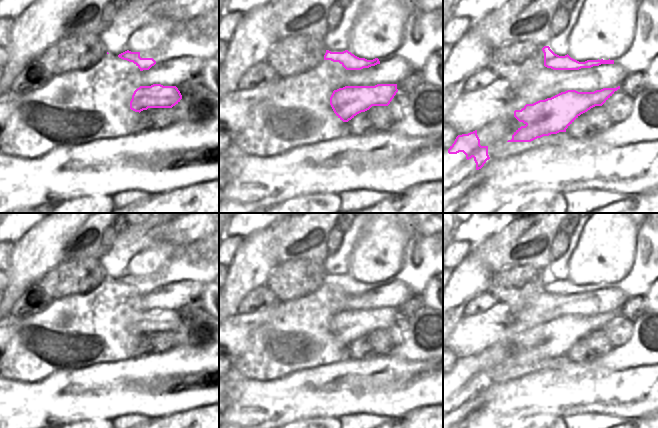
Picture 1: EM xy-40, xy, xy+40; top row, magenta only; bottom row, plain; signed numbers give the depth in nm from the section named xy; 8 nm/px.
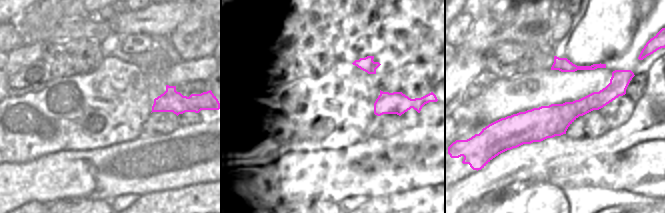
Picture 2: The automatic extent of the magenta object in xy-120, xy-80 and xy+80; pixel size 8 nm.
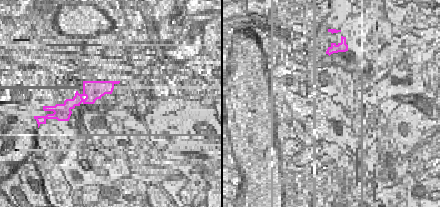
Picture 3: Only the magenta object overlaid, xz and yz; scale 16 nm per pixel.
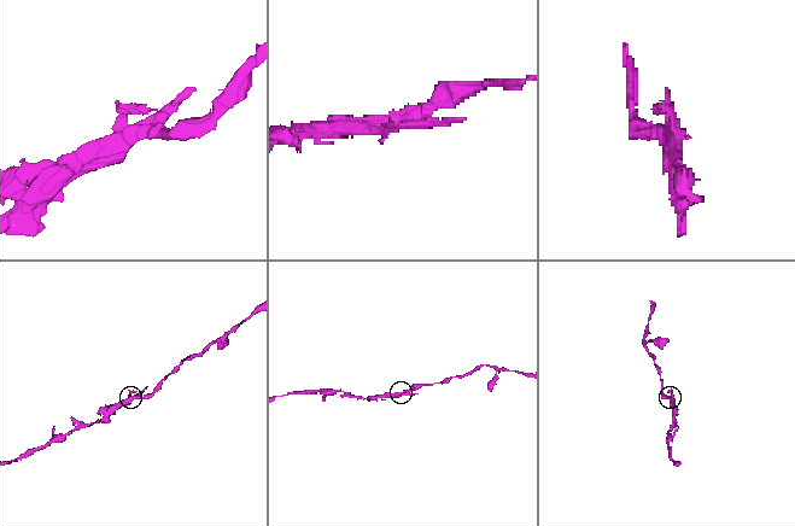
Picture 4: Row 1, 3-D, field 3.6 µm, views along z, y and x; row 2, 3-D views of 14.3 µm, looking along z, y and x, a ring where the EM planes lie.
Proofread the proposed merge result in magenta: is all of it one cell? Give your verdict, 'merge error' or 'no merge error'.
merge error

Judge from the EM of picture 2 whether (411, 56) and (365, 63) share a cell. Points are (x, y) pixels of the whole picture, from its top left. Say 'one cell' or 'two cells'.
one cell

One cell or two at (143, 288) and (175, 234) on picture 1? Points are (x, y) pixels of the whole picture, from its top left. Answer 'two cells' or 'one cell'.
two cells

